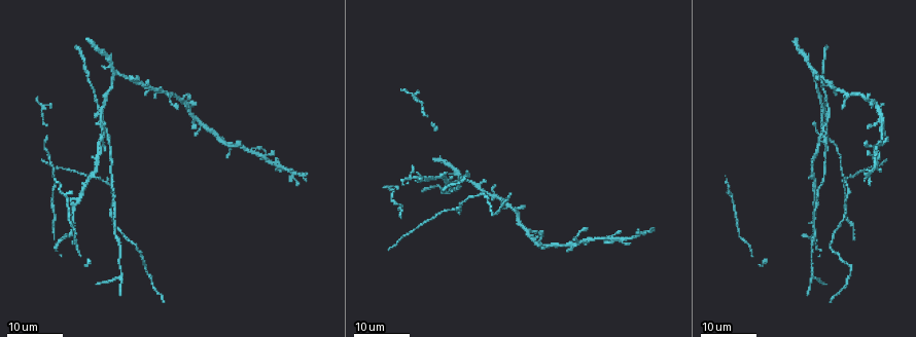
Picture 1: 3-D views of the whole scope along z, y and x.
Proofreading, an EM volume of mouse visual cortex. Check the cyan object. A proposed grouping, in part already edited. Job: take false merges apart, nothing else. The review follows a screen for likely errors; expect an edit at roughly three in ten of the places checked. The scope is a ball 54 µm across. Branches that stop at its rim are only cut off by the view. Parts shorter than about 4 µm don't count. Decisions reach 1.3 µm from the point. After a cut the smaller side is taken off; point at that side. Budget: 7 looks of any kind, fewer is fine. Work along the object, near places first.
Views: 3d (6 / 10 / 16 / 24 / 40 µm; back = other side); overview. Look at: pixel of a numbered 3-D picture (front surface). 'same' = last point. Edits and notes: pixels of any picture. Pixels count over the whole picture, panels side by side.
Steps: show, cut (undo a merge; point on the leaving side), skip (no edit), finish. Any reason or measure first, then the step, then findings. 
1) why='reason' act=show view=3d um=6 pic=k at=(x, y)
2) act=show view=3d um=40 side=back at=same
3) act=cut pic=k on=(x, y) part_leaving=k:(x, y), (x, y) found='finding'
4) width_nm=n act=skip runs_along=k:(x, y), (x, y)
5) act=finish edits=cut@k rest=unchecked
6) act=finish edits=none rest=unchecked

act=show view=3d um=16 pic=1 at=(574, 242)

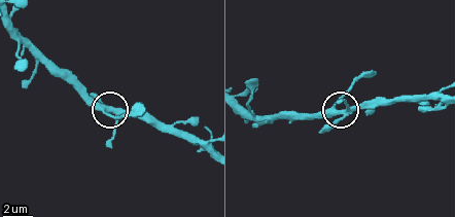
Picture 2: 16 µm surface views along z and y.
act=show view=3d um=10 pic=2 at=(333, 112)

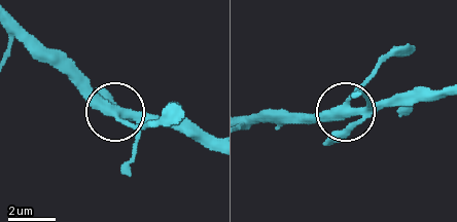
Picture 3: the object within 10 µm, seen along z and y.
width_nm=340 act=skip runs_along=3:(16, 22), (64, 57), (124, 120), (145, 127) found='one neuron here'

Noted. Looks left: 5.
why='arms part here' act=show view=3d um=24 pic=1 at=(116, 69)

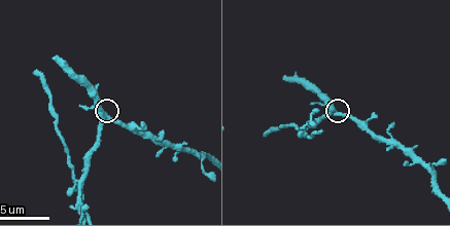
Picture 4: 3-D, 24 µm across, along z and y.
why='zoom in' act=show view=3d um=10 pic=4 at=(102, 115)

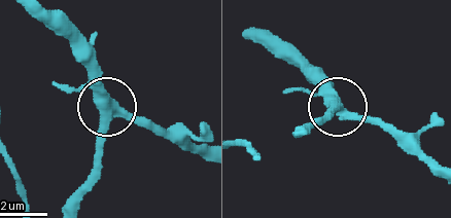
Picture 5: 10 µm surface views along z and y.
width_nm=360 act=skip found='continuous, no second neuron'

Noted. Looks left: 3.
why='looks like a crossing' act=show view=3d um=10 pic=4 at=(306, 138)

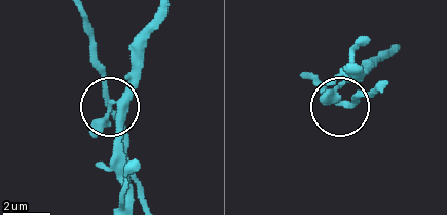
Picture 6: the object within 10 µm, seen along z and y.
width_nm=260 act=skip found='continuous, no second neuron'

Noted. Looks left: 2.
act=show view=3d um=16 pic=1 at=(114, 236)

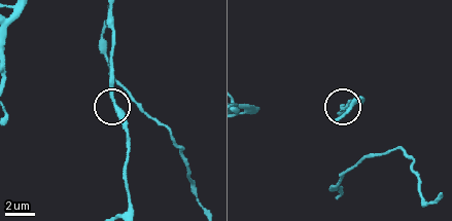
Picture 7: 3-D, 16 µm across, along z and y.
act=show view=3d um=10 pic=7 at=(114, 102)

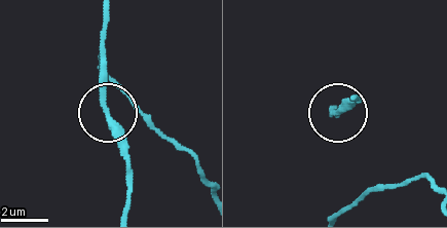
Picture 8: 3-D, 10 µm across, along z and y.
act=skip runs_along=8:(102, 15), (102, 98), (128, 179) found='all the same neuron'

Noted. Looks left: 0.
act=finish edits=none rest=unchecked

